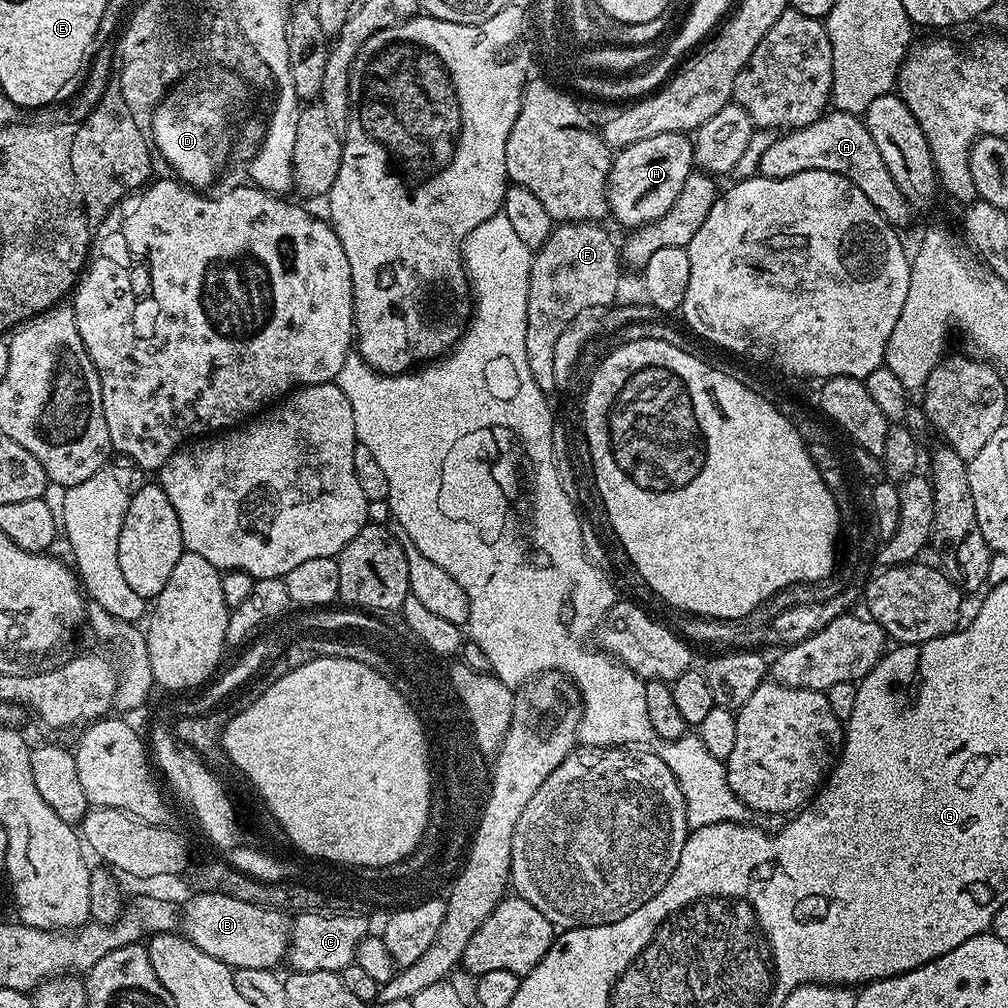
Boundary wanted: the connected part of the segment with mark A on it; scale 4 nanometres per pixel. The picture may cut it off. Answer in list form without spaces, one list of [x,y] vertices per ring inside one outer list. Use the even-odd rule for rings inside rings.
[[[825,111],[823,116],[812,122],[810,126],[793,128],[777,135],[774,146],[762,154],[759,175],[766,178],[790,178],[806,170],[826,170],[844,176],[885,216],[888,223],[901,226],[914,212],[911,204],[898,190],[894,178],[890,178],[890,170],[886,170],[886,162],[882,162],[882,154],[878,154],[878,146],[874,146],[874,138],[870,138],[870,130],[864,125],[860,116],[849,112]]]

